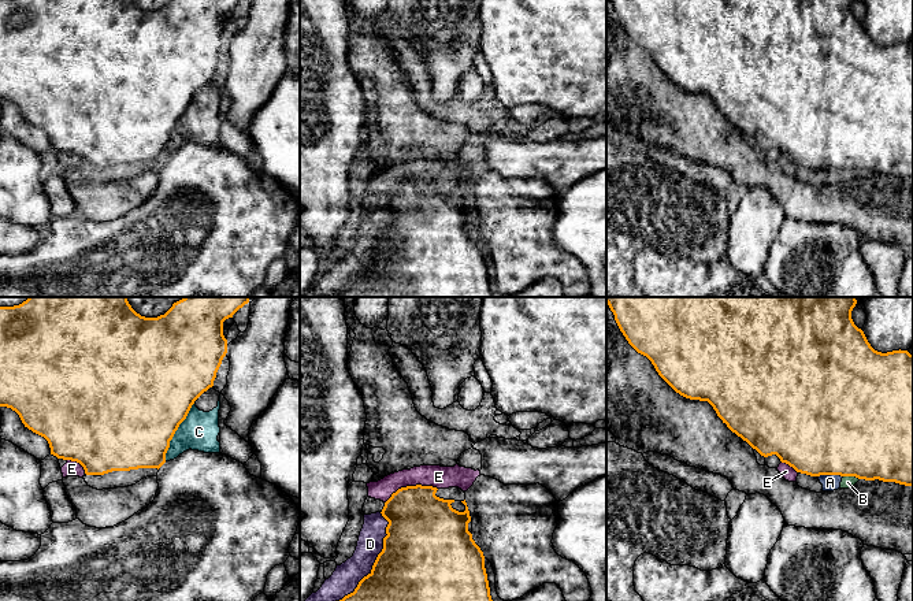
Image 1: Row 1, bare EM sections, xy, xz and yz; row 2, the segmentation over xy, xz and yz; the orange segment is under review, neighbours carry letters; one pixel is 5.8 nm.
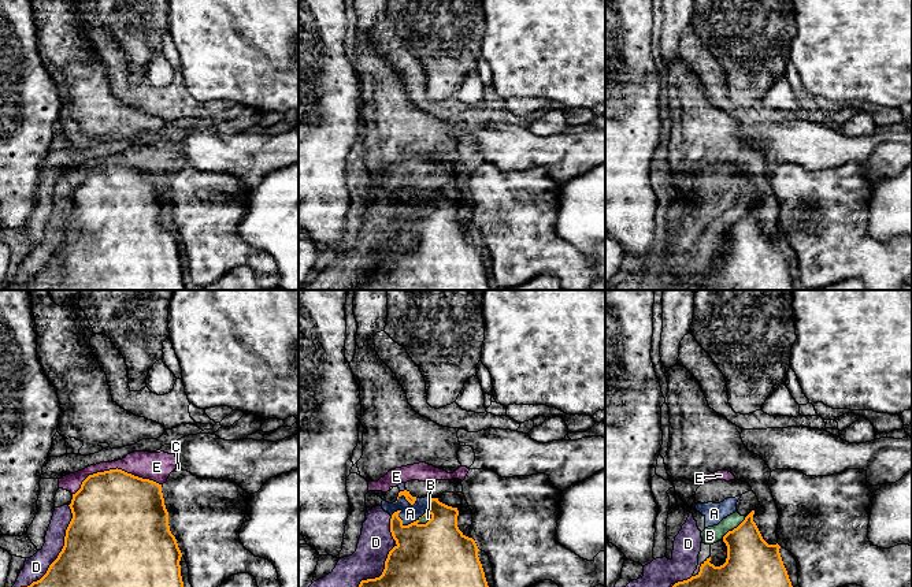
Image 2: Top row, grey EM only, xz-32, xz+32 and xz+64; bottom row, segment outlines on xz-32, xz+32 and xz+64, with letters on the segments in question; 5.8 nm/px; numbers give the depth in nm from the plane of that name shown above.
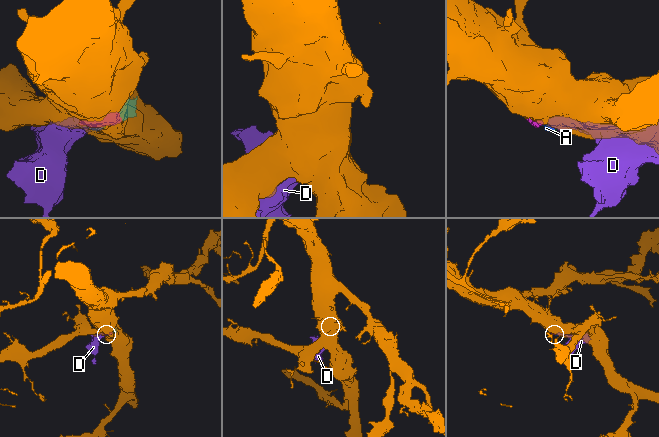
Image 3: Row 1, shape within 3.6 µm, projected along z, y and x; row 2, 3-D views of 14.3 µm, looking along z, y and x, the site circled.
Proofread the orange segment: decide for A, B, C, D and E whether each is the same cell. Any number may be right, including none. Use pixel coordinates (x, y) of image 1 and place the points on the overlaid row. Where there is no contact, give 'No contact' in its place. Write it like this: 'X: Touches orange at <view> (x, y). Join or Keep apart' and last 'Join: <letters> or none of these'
A: Touches orange at yz (830, 474). Keep apart
B: Touches orange at yz (852, 475). Keep apart
C: Touches orange at xy (177, 429). Keep apart
D: Touches orange at xz (377, 559). Keep apart
E: Touches orange at xz (409, 486). Keep apart
Join: none of these

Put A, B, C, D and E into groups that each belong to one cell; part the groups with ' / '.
A B C D E

